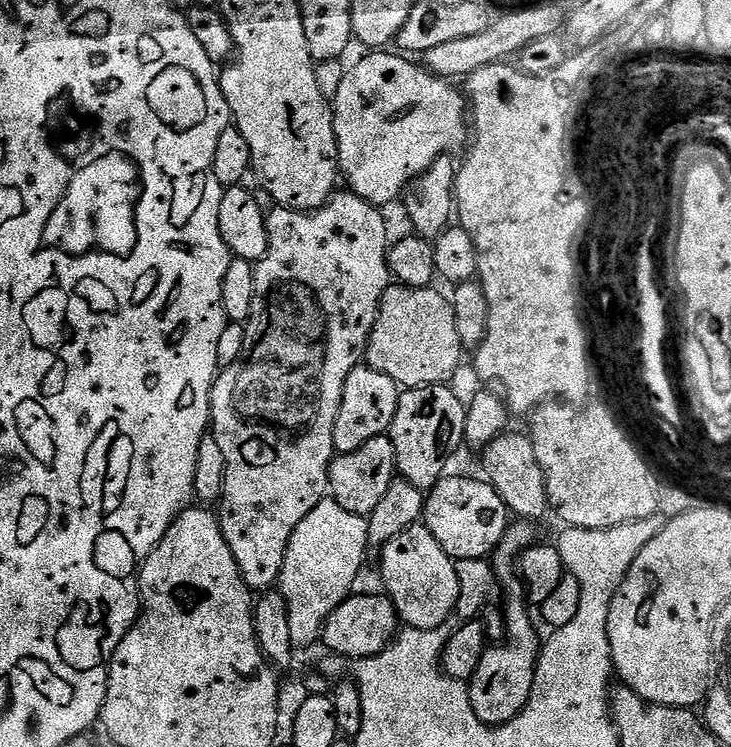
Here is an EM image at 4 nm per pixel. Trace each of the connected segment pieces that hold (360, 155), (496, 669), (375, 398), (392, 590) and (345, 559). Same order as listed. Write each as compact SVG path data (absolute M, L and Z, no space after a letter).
M372 50L364 56L356 65L349 67L342 78L342 86L338 86L338 94L331 101L332 105L332 121L334 122L334 134L336 135L336 145L338 146L338 158L340 159L340 170L343 179L348 179L347 187L353 192L357 192L366 202L377 206L385 206L384 204L392 204L401 199L408 183L415 176L422 175L425 170L436 161L440 156L456 154L460 147L463 149L470 140L470 120L466 115L466 96L463 91L460 92L455 88L455 83L449 82L447 79L441 78L437 73L429 70L423 63L417 62L415 59L409 58L404 54L397 54L392 50Z
M528 522L509 523L507 534L502 538L502 542L496 547L494 553L494 569L499 579L499 587L502 589L504 596L505 594L508 595L508 605L503 605L502 608L504 621L507 624L507 636L503 640L503 643L497 643L495 646L489 647L488 651L482 654L482 662L478 662L478 670L474 670L472 679L468 684L468 693L474 706L474 714L479 720L489 726L505 724L514 719L526 706L526 702L534 690L534 682L536 681L536 663L540 660L542 636L536 633L536 624L532 621L531 614L528 613L530 604L526 599L524 581L517 575L517 564L520 553L532 547L538 540L538 536L532 533L532 528L533 525Z
M360 363L350 370L346 386L342 386L342 406L338 406L338 418L334 422L334 446L337 453L353 452L358 446L366 446L370 438L385 435L394 422L398 410L401 387L394 378L369 368L367 363Z
M423 523L411 524L398 534L398 538L390 538L379 556L380 572L384 575L383 591L394 602L396 613L407 627L418 630L443 628L449 623L448 619L453 619L459 600L456 561L438 546L438 538L434 538Z
M325 498L298 522L282 562L278 590L286 598L290 618L290 642L293 649L308 647L322 640L324 624L353 595L364 555L370 552L368 521L350 510L342 510L338 502Z

